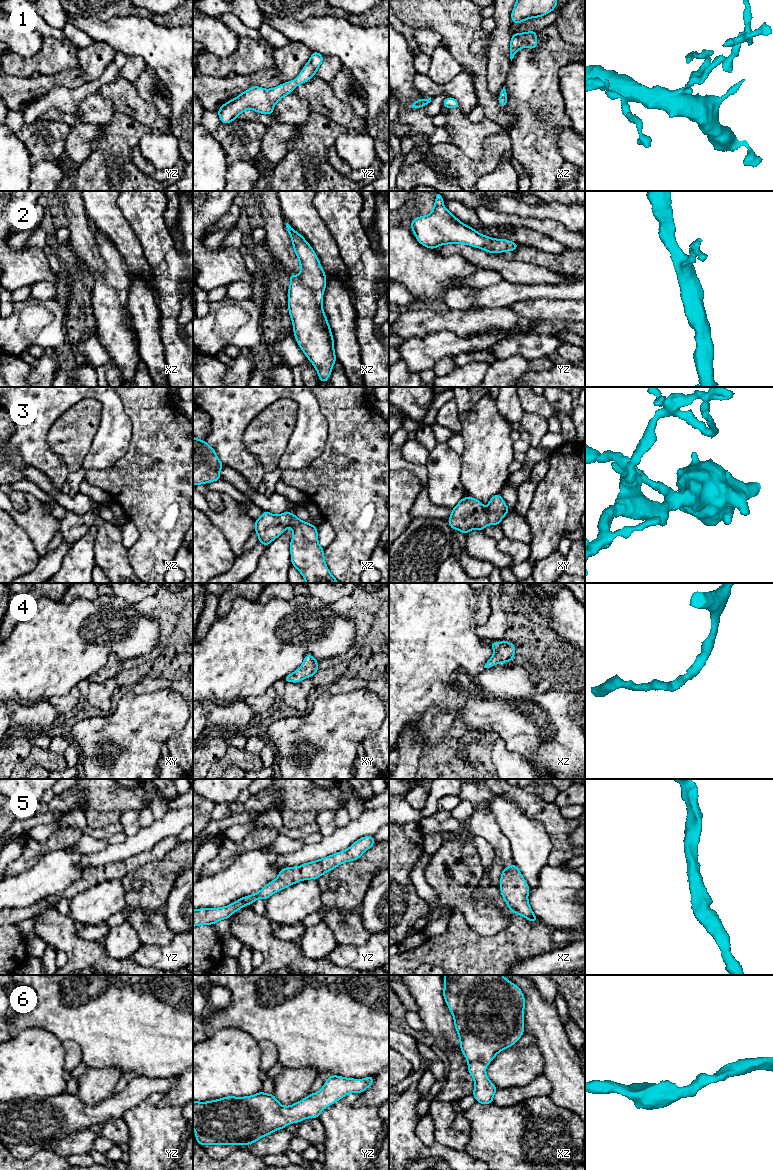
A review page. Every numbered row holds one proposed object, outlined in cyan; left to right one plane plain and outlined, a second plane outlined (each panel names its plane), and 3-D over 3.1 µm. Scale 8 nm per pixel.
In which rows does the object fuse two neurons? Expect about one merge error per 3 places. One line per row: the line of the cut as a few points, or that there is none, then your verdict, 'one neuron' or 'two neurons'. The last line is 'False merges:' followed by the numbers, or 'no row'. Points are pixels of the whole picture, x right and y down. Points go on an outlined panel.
1: no cut; one neuron
2: no cut; one neuron
3: no cut; one neuron
4: no cut; one neuron
5: no cut; one neuron
6: no cut; one neuron
False merges: no row

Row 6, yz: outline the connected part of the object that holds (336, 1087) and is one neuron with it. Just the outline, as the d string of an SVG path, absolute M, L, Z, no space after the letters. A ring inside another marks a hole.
M330 1075L320 1091L309 1094L306 1098L291 1106L282 1106L274 1094L260 1091L252 1096L234 1097L227 1096L208 1102L193 1100L193 1128L195 1139L202 1145L250 1145L257 1140L286 1128L288 1124L299 1123L307 1118L318 1118L320 1113L350 1093L362 1093L372 1085L374 1076L364 1079L345 1078Z

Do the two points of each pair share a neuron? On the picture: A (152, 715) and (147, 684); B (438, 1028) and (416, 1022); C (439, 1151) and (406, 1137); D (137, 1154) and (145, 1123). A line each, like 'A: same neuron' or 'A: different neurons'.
A: different neurons
B: different neurons
C: same neuron
D: same neuron

